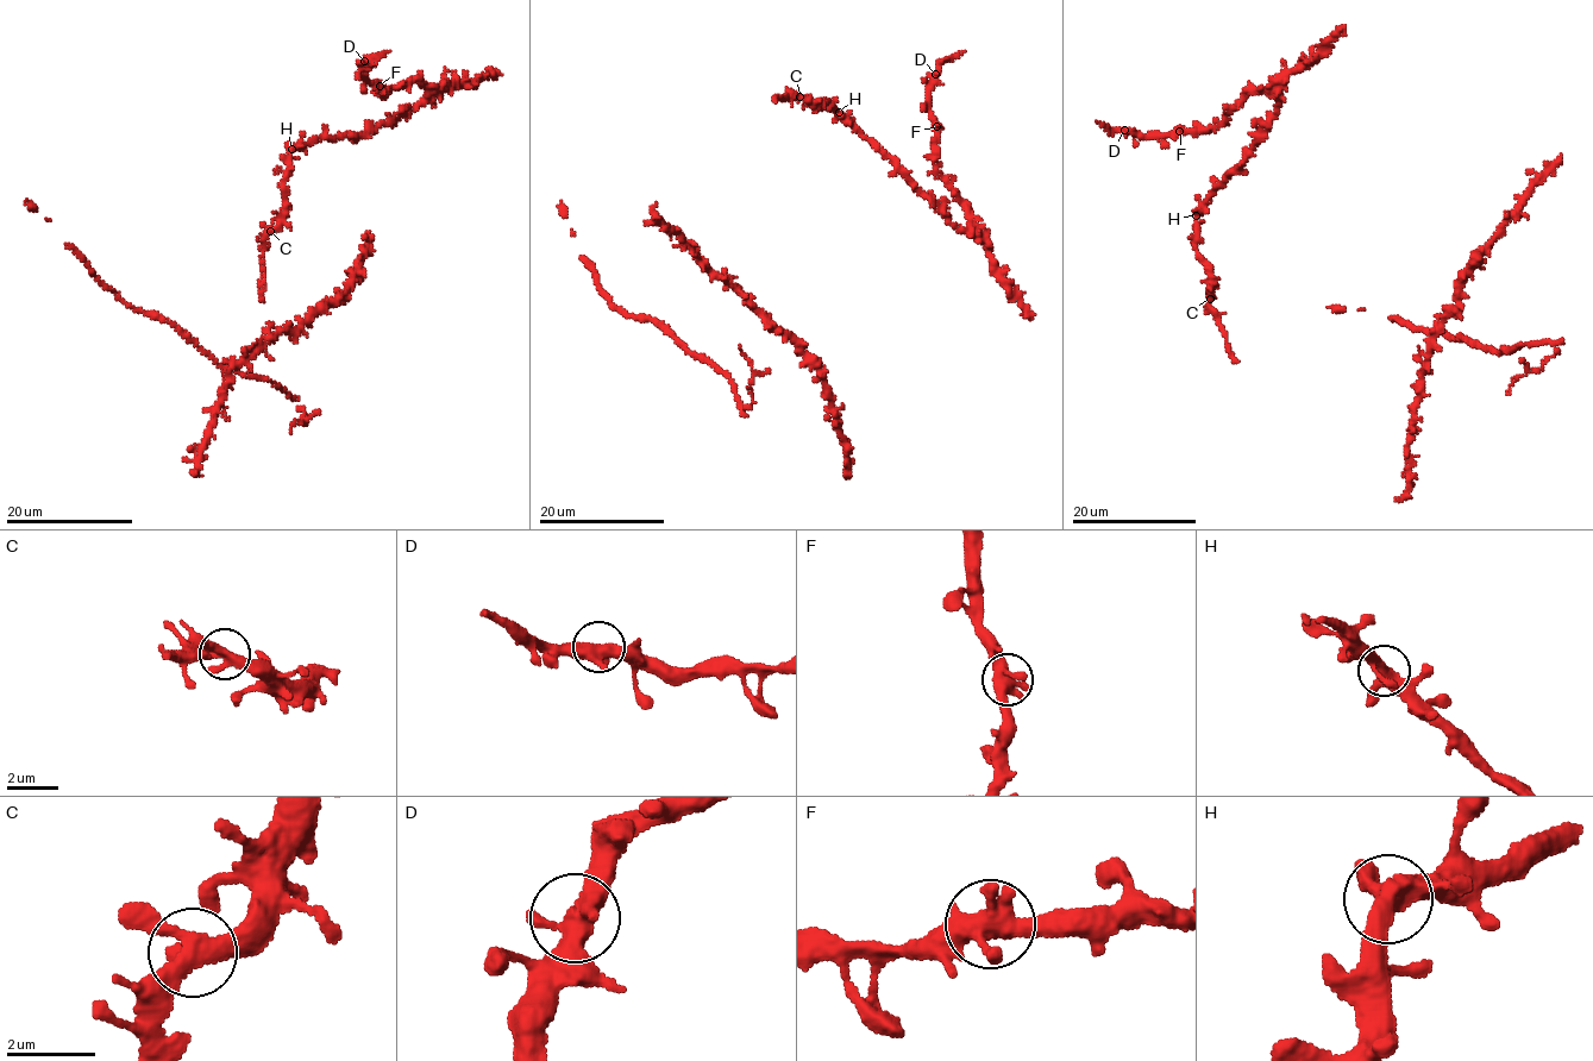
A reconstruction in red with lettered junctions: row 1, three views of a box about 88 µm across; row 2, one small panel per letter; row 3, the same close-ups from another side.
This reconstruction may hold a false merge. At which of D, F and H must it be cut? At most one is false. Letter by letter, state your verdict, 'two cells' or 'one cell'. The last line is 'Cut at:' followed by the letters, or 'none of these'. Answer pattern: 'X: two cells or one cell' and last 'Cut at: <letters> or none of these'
D: one cell
F: one cell
H: one cell
Cut at: none of these

